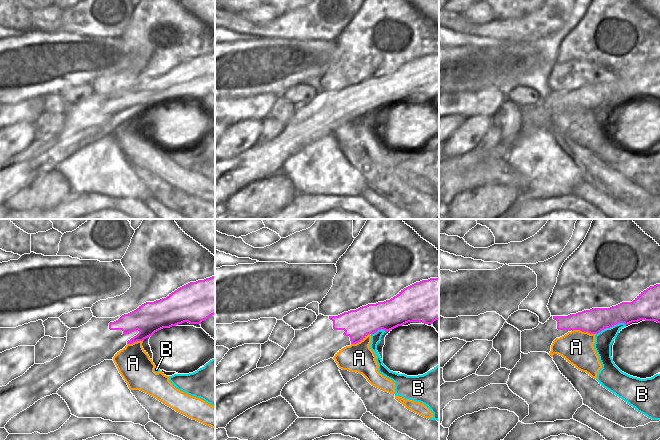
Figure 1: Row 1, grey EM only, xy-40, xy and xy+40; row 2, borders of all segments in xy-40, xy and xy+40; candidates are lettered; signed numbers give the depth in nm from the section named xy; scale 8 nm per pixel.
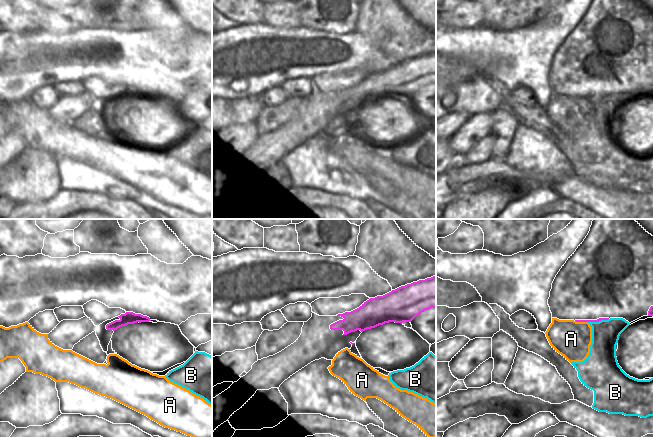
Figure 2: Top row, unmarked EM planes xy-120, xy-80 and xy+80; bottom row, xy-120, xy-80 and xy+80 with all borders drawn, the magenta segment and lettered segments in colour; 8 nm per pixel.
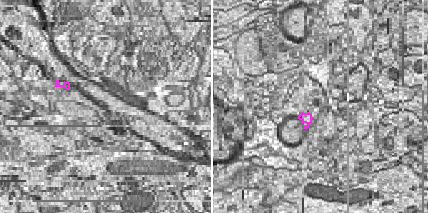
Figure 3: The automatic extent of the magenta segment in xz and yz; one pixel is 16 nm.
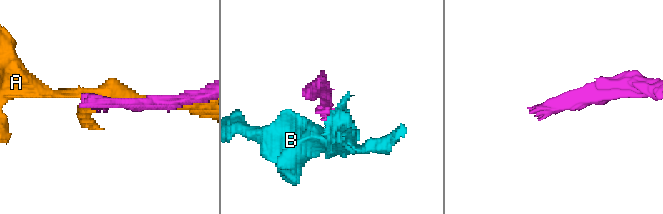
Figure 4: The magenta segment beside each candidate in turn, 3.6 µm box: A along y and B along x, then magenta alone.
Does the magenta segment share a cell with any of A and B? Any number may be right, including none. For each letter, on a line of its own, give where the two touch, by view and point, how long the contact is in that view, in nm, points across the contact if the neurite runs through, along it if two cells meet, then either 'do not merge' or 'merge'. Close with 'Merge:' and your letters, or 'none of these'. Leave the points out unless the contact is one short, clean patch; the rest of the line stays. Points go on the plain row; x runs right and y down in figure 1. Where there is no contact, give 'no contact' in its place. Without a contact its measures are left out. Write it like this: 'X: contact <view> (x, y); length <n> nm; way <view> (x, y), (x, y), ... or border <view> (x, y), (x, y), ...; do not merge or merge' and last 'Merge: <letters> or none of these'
A: contact xy+40 (583, 107); length 190 nm; border xy+40 (572, 106), (587, 107), (594, 110); do not merge
B: contact xy+40 (610, 102); length 260 nm; border xy+40 (625, 100), (614, 100), (595, 110); do not merge
Merge: none of these

